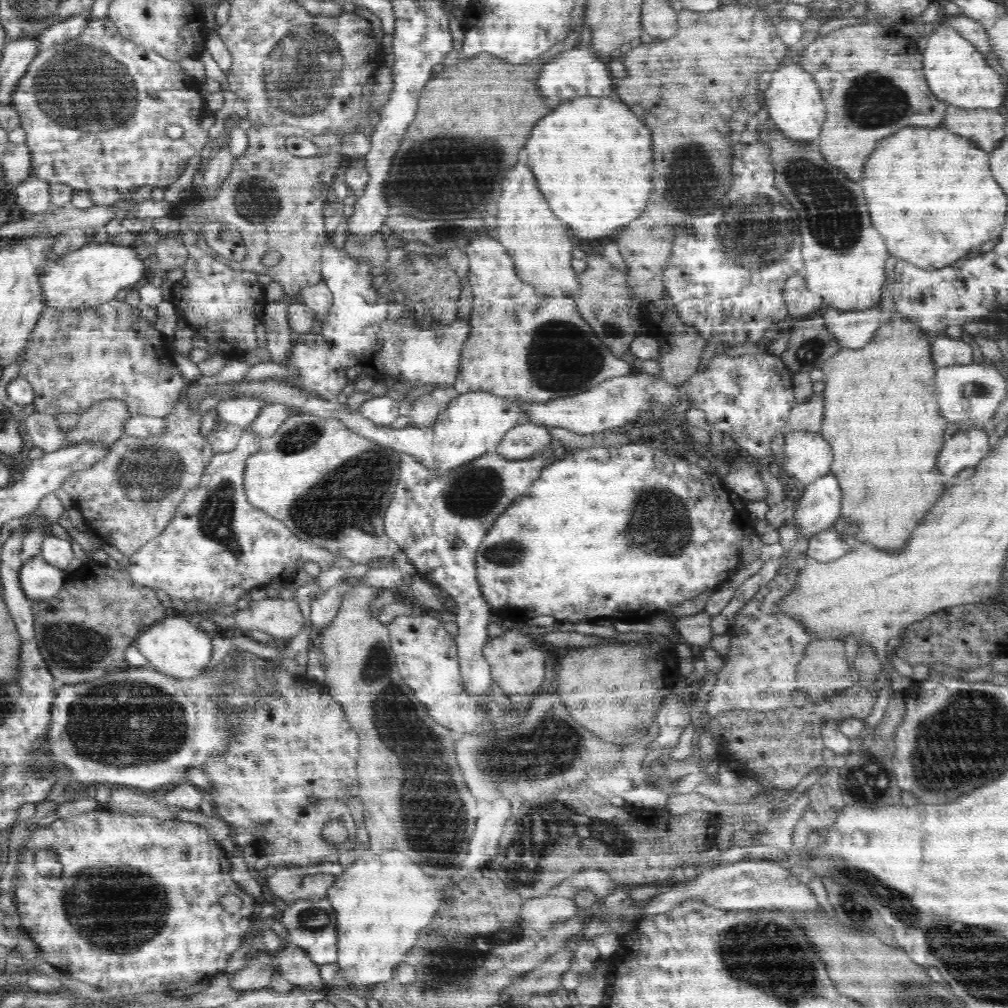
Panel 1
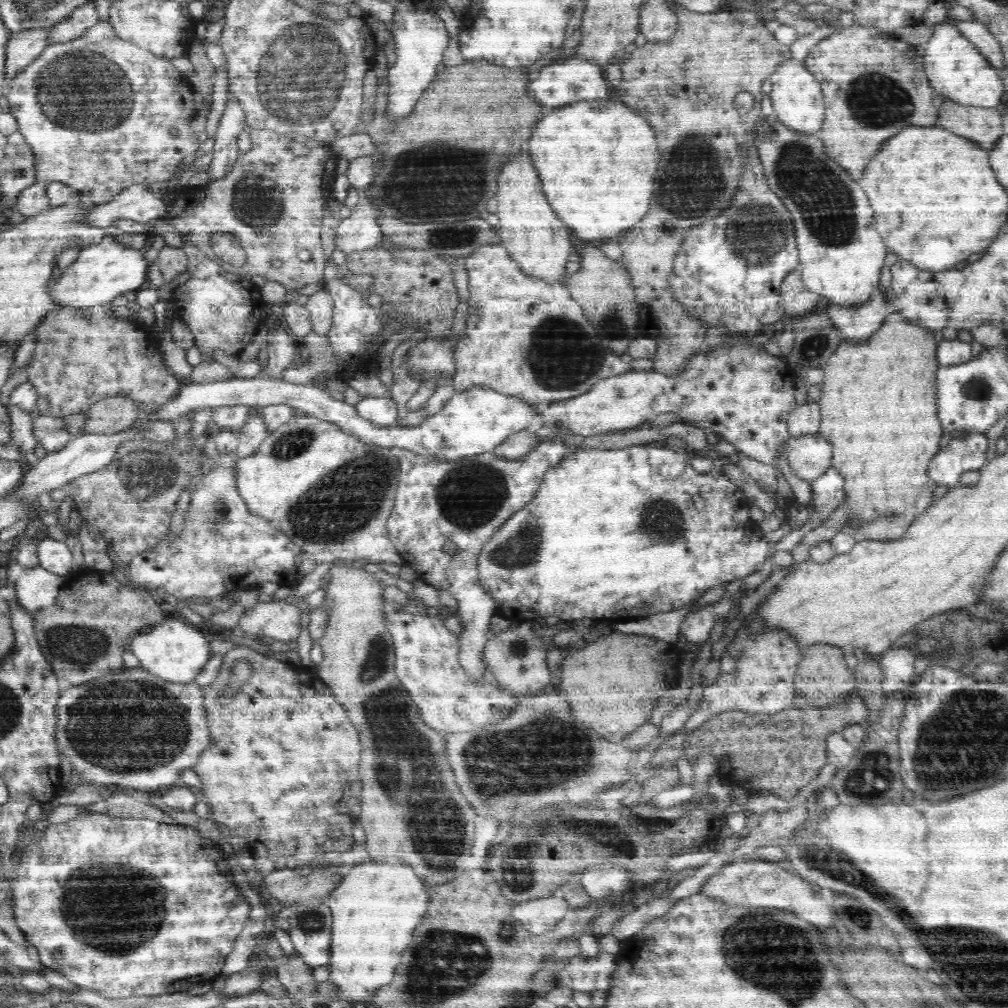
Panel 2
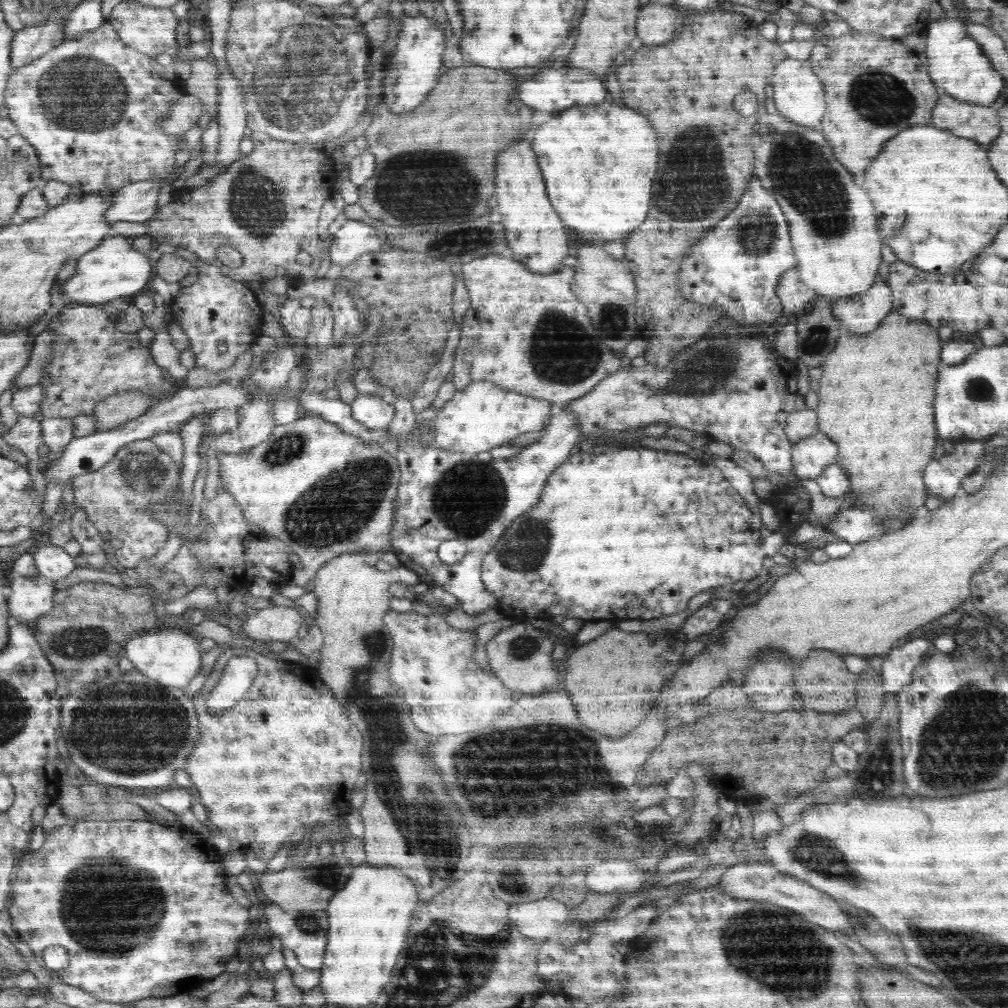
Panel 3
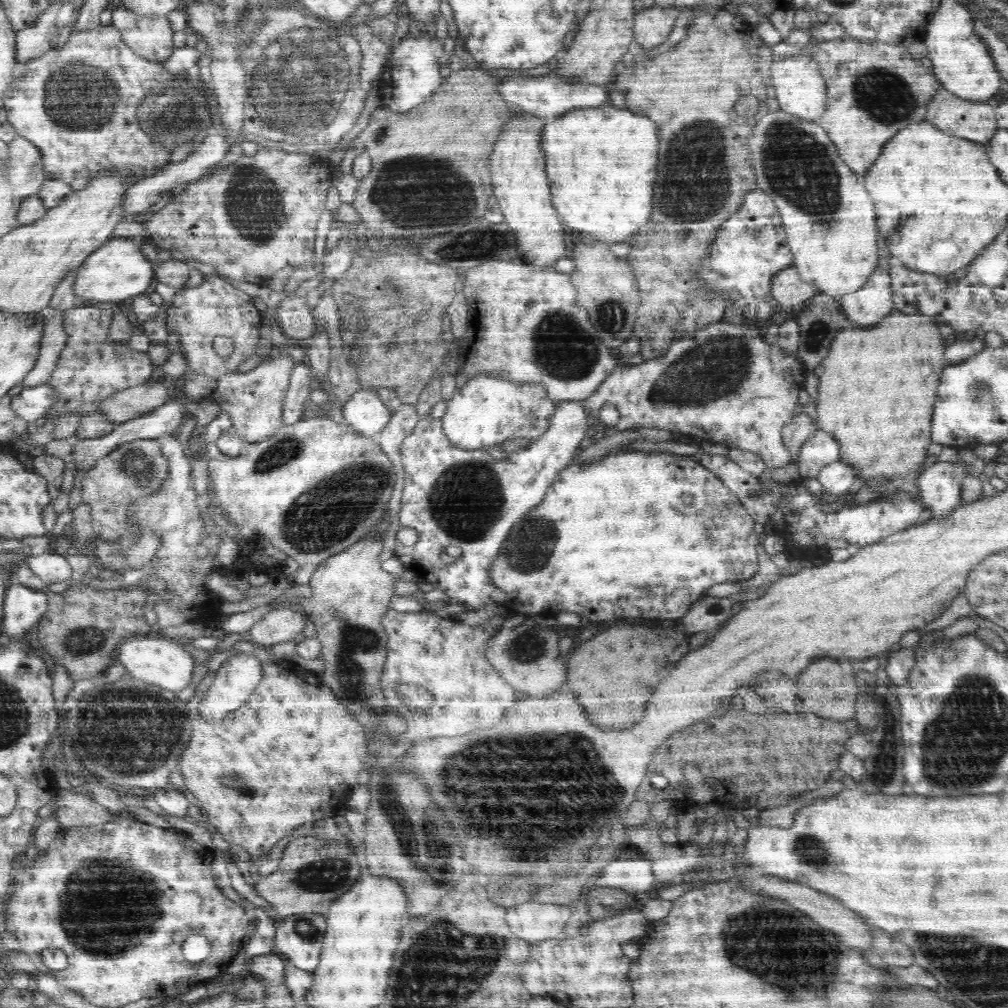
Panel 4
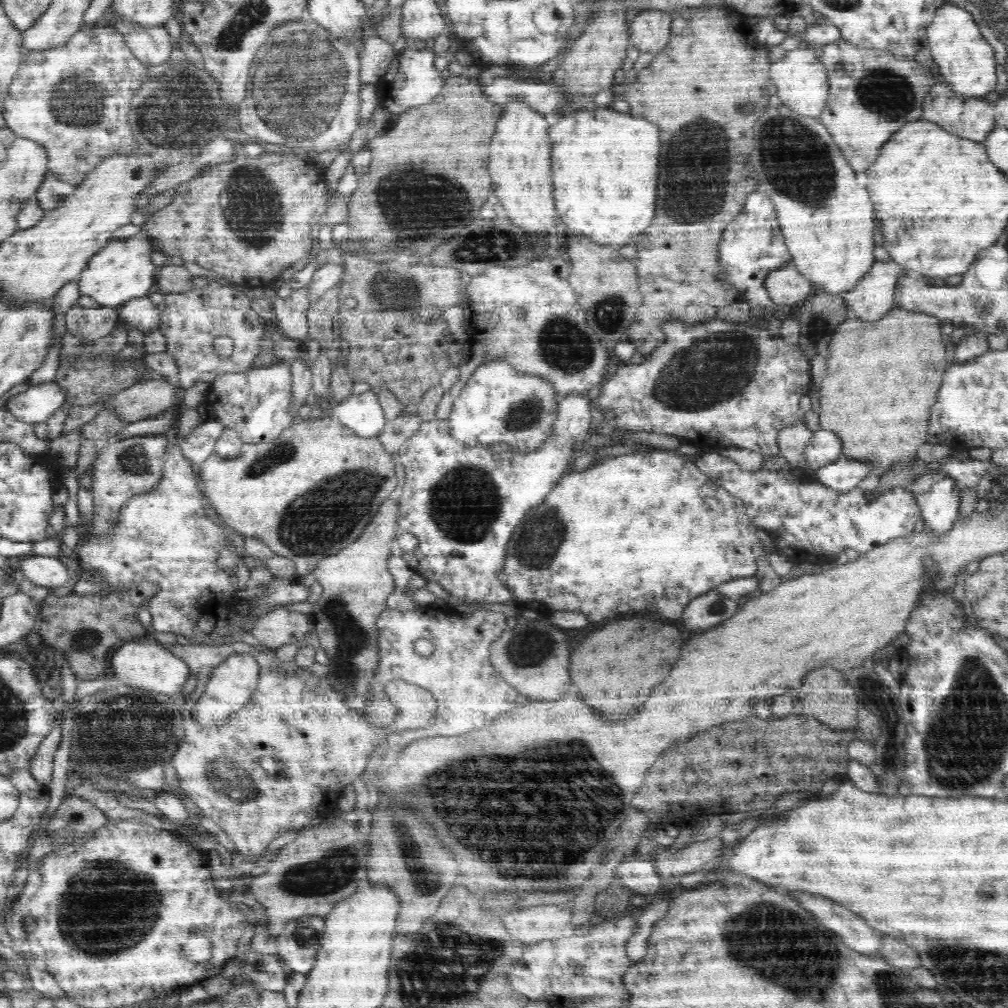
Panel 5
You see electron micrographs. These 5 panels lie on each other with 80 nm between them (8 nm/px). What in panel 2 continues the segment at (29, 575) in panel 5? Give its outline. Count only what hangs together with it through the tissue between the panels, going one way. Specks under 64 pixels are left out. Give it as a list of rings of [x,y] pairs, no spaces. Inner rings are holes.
[[[50,537],[41,540],[37,544],[37,557],[44,571],[65,576],[72,570],[72,553],[63,541]]]

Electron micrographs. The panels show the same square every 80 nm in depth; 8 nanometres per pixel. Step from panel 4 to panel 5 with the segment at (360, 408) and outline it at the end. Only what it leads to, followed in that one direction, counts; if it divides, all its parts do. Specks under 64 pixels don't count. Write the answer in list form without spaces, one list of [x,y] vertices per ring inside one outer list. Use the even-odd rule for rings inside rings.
[[[357,389],[342,402],[334,403],[333,412],[337,421],[361,437],[378,437],[388,422],[374,389]]]

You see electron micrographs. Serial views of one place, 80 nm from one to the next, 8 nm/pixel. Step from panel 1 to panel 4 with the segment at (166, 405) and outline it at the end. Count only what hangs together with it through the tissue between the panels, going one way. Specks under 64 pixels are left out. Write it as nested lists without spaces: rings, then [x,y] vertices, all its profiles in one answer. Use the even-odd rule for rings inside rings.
[[[81,303],[65,313],[63,326],[68,338],[66,338],[66,345],[56,363],[56,368],[54,368],[54,372],[51,372],[52,376],[48,380],[48,383],[56,389],[56,404],[48,410],[50,419],[78,412],[83,415],[95,413],[104,398],[115,392],[152,381],[150,376],[154,372],[155,365],[152,364],[147,353],[132,351],[128,349],[128,344],[112,343],[108,339],[113,316],[114,311],[112,310],[100,310],[92,305],[85,306]]]

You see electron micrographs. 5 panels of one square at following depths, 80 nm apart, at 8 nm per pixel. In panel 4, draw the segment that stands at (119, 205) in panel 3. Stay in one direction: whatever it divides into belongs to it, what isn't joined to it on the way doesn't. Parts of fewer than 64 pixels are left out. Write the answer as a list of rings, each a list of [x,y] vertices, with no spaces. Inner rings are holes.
[[[212,131],[208,133],[199,144],[196,151],[190,153],[184,160],[180,162],[170,163],[168,166],[160,169],[156,174],[140,179],[139,182],[132,184],[126,194],[124,194],[124,220],[133,220],[134,215],[142,213],[150,214],[151,206],[154,206],[166,191],[170,191],[173,187],[181,186],[184,182],[200,179],[210,166],[216,166],[223,159],[228,158],[230,148],[223,136],[214,134]]]

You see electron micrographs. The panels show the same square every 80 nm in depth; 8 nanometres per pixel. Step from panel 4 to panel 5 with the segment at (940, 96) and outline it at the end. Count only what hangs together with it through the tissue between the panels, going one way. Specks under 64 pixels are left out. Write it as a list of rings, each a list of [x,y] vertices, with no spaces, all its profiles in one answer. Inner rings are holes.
[[[944,82],[936,83],[924,97],[922,120],[932,120],[940,128],[964,136],[964,138],[983,142],[988,133],[996,126],[994,104],[980,97],[960,95]]]

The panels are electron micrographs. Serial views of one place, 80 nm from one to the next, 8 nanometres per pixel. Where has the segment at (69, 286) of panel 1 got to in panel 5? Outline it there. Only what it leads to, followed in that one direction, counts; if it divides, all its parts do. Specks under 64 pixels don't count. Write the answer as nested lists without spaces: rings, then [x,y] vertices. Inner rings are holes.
[[[144,232],[127,239],[110,239],[80,272],[79,292],[82,296],[93,298],[102,307],[115,309],[130,300],[147,297],[158,278],[158,267],[152,262],[154,250],[150,238]]]

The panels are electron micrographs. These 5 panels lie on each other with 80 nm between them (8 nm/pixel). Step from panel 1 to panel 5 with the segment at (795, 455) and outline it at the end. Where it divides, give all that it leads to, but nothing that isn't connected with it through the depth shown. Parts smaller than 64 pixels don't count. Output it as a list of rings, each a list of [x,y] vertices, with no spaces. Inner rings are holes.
[[[821,428],[813,432],[804,455],[806,455],[804,472],[814,474],[817,468],[842,458],[842,441],[835,432]]]

